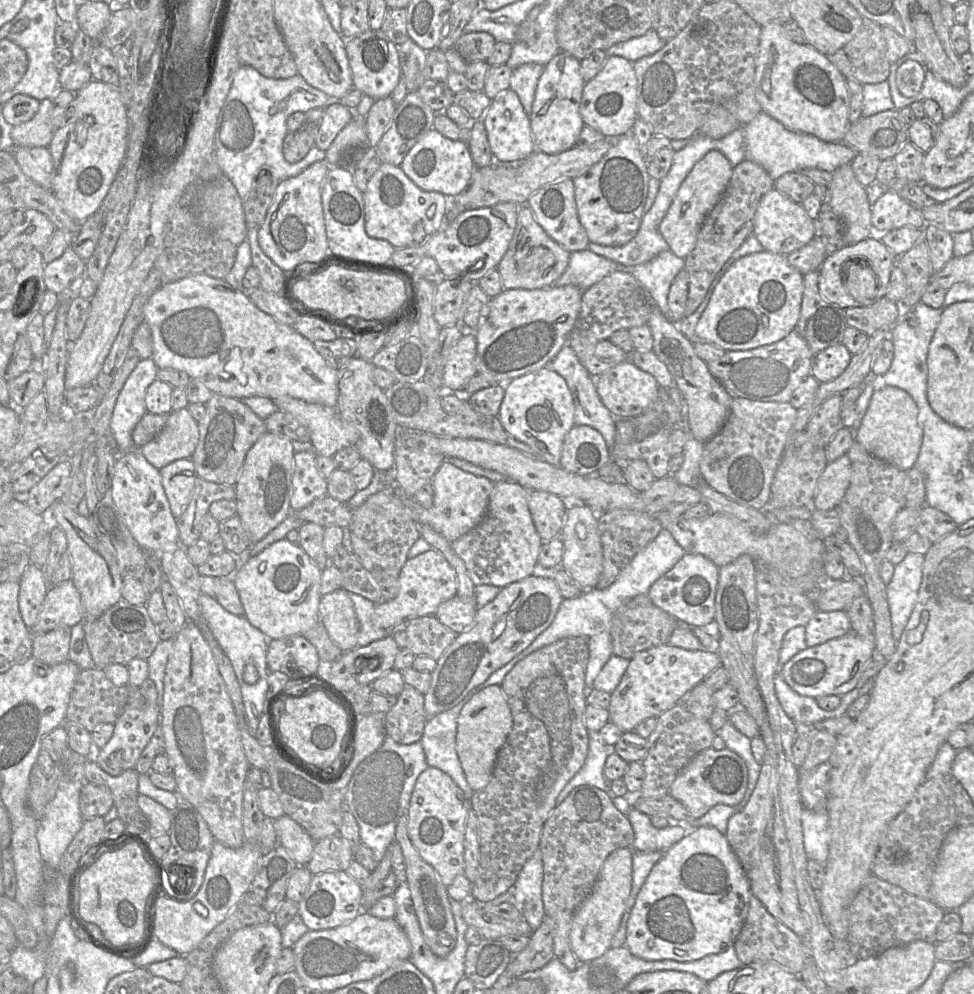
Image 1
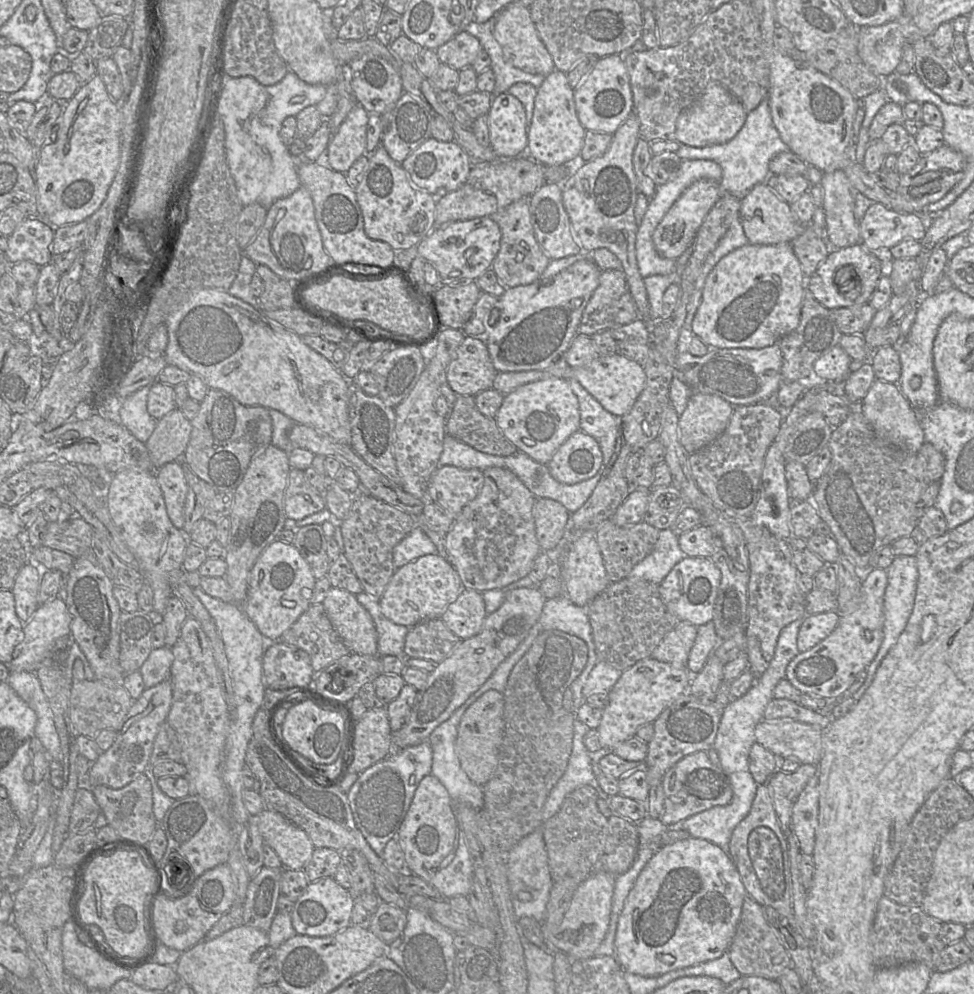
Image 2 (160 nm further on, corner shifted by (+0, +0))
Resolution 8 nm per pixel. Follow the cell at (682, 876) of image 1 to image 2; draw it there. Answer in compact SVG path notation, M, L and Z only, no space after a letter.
M690 836L661 847L626 898L616 931L615 957L624 971L644 977L657 977L720 958L733 941L747 896L735 864L719 846Z

